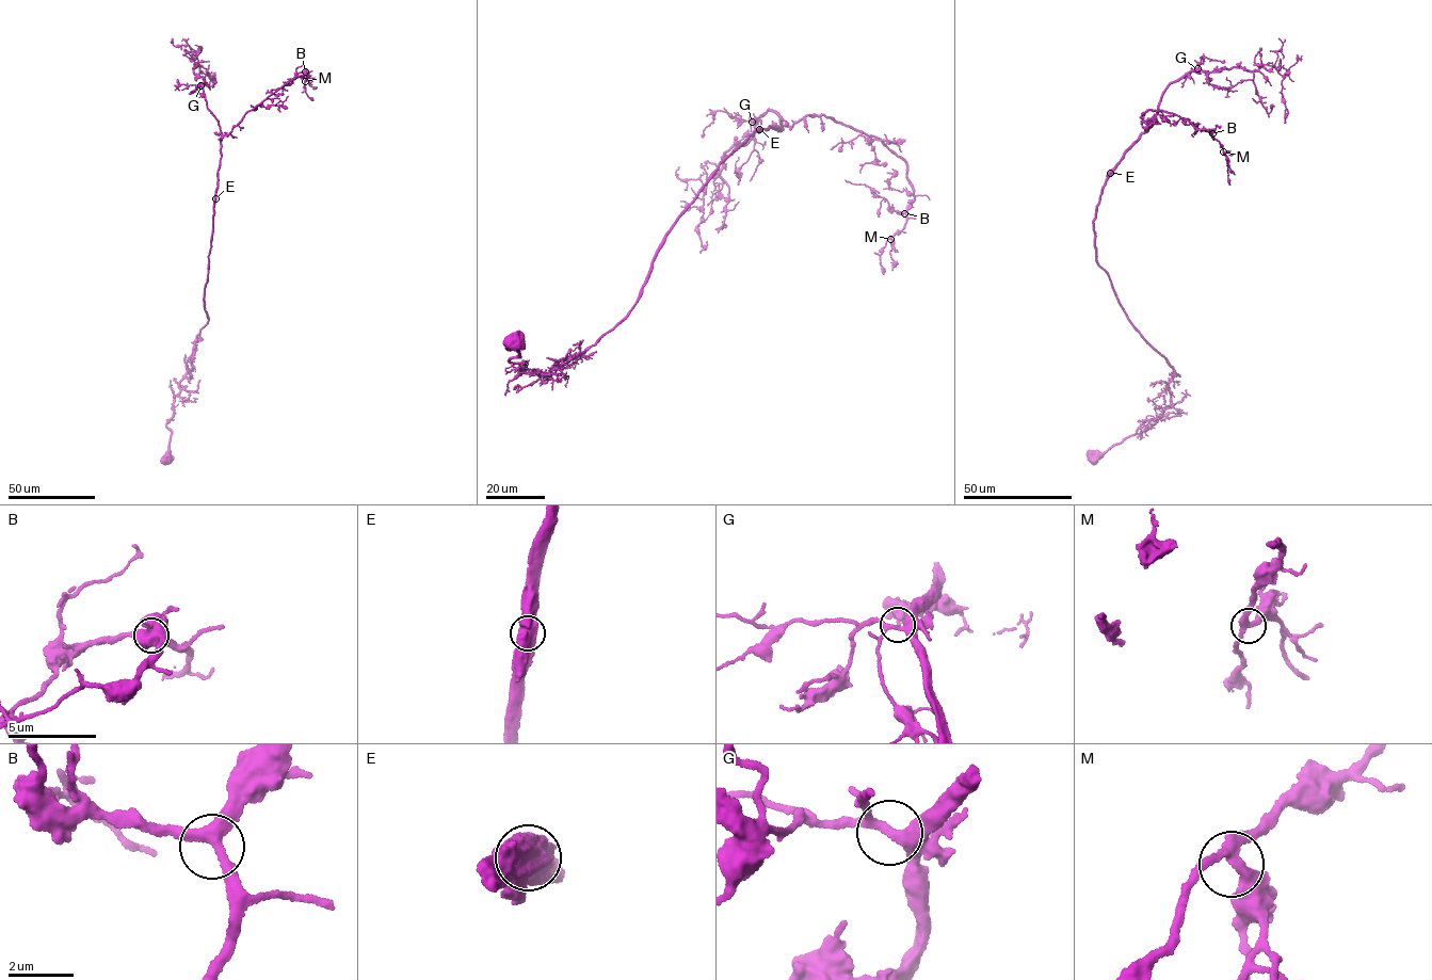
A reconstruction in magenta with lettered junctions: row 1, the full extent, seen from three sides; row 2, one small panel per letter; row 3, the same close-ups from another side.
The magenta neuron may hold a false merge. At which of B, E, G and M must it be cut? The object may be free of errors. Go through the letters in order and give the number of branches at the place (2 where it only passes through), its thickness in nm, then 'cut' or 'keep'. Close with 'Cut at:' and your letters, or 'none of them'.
B: 3 branches meet; 340 nm thick; keep
E: 2 branches meet; 900 nm thick; keep
G: 3 branches meet; 320 nm thick; keep
M: 3 branches meet; 280 nm thick; keep
Cut at: none of them

